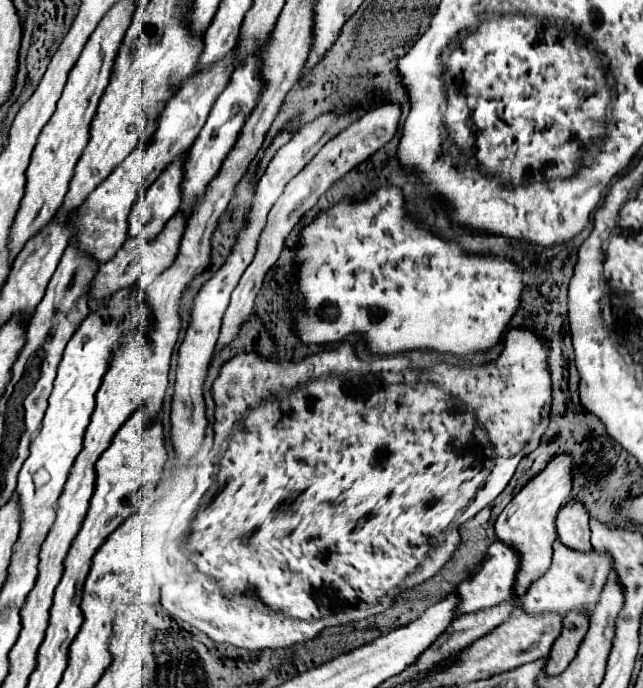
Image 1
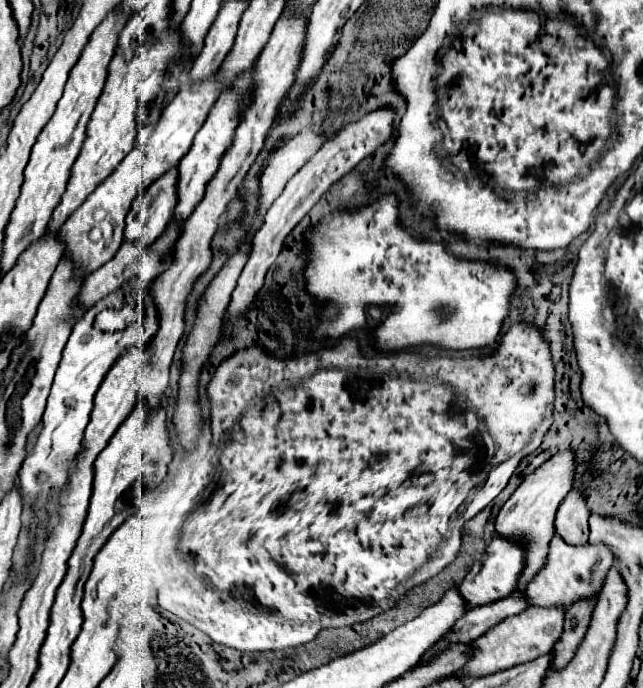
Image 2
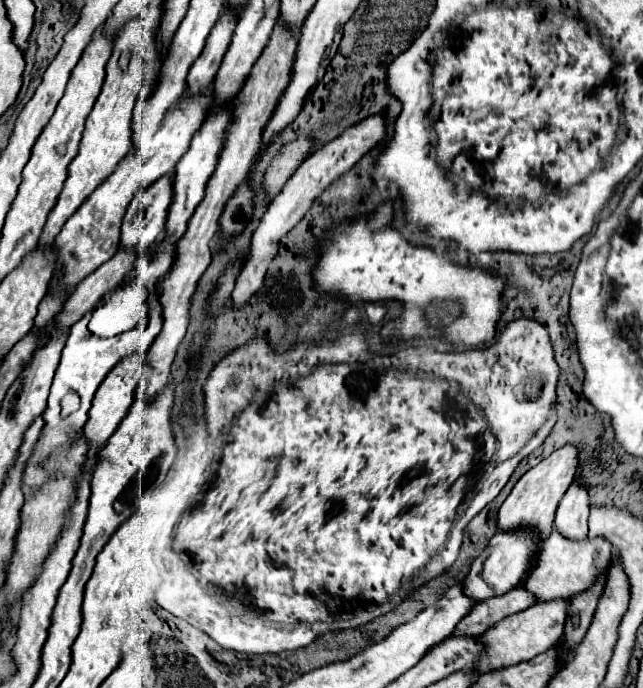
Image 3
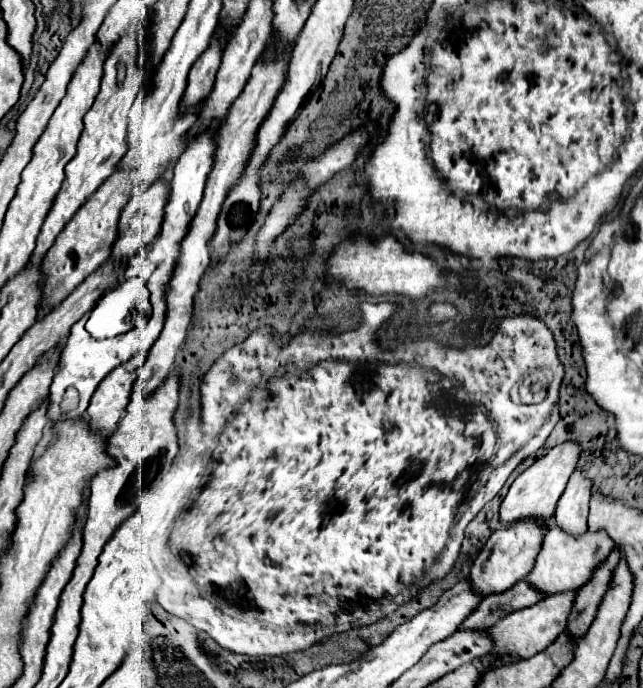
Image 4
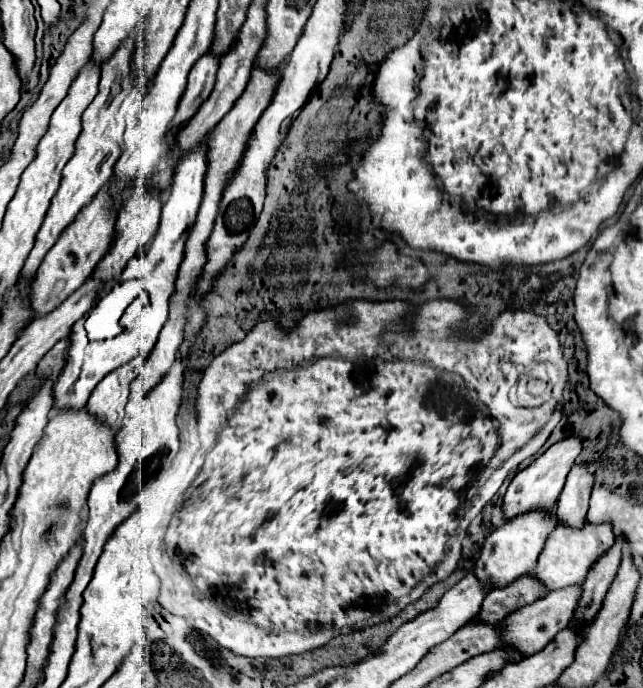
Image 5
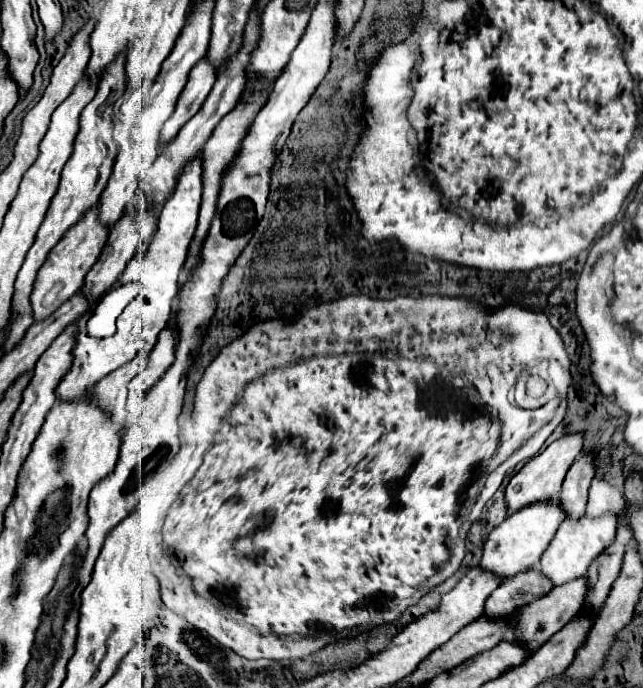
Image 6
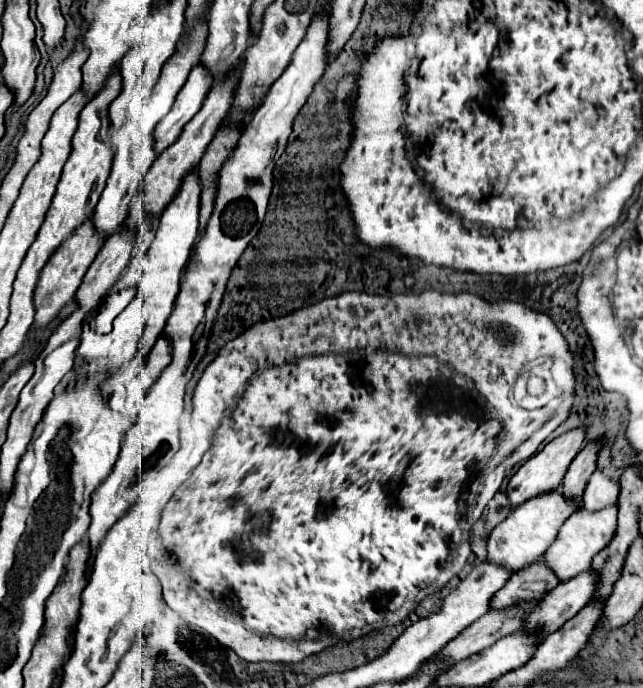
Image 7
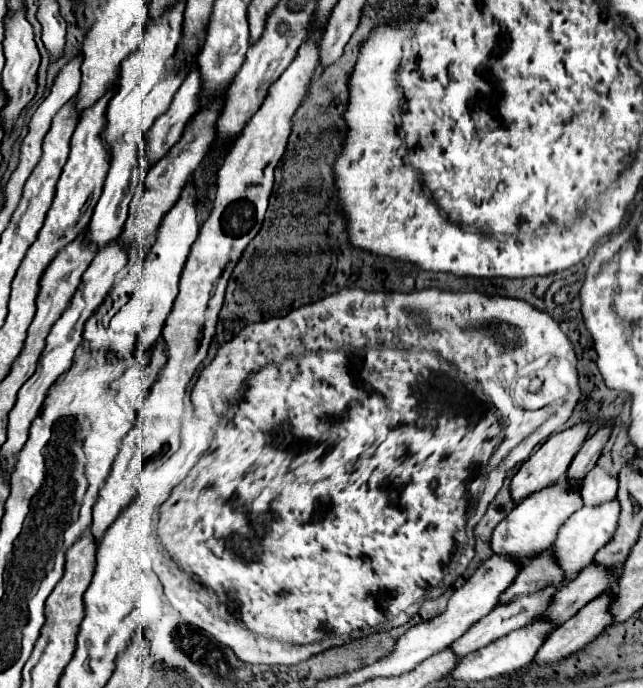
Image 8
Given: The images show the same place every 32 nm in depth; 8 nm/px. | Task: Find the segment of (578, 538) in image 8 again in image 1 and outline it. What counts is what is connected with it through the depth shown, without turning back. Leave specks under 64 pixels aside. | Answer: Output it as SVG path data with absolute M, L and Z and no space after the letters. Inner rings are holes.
M560 540L554 542L554 556L552 566L544 576L540 576L524 596L524 612L538 614L538 612L556 612L566 616L570 610L586 610L590 616L600 600L600 592L608 580L608 572L612 568L612 560L600 556L596 550L588 554L580 554L576 550L566 548Z

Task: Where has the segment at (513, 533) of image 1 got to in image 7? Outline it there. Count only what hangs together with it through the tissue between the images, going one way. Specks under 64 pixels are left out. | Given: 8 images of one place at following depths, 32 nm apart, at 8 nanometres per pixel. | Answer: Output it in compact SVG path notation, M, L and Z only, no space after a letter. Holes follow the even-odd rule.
M572 430L572 432L566 432L558 438L554 438L550 444L544 446L544 450L540 450L538 454L534 454L512 478L510 478L510 484L506 488L506 496L510 500L510 506L512 508L518 508L520 504L524 504L528 498L536 498L536 496L544 496L544 494L552 494L552 492L558 492L562 480L564 480L564 474L568 470L568 466L572 464L572 460L576 458L576 454L580 452L580 448L584 448L584 430Z

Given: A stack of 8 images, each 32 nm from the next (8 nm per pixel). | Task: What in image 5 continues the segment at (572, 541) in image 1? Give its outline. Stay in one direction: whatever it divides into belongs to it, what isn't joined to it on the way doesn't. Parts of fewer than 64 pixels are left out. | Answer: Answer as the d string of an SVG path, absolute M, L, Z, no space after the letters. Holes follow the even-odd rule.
M576 464L568 474L566 486L558 498L558 508L556 508L558 524L572 524L574 528L580 528L580 524L584 524L588 514L592 484L594 478L588 474L586 466Z

